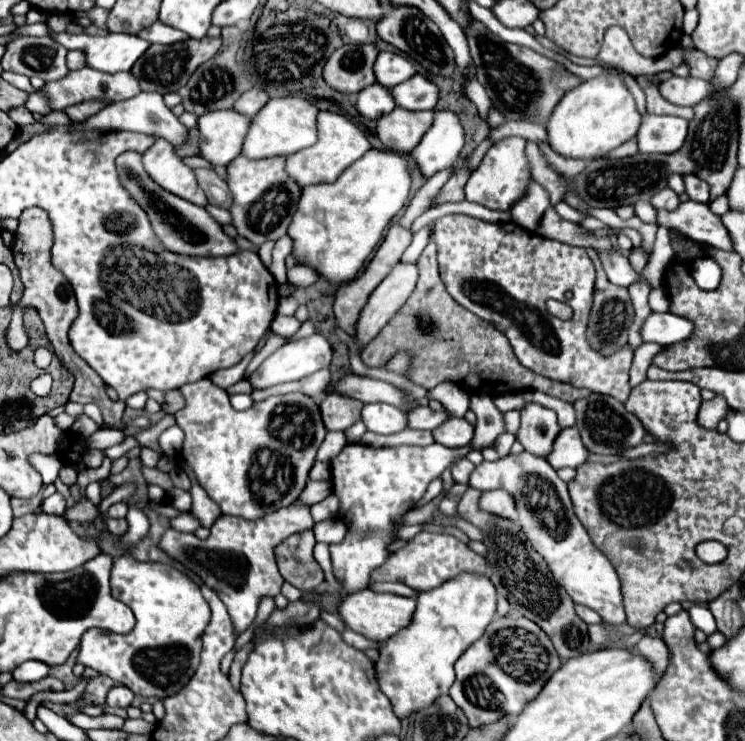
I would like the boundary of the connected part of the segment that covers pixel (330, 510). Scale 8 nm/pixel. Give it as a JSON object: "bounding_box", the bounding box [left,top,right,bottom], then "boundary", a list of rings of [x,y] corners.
{"bounding_box":[311,494,337,522],"boundary":[[[329,494],[323,502],[319,502],[311,508],[311,514],[313,514],[315,522],[321,522],[325,518],[335,516],[335,512],[337,512],[337,496],[335,494]]]}

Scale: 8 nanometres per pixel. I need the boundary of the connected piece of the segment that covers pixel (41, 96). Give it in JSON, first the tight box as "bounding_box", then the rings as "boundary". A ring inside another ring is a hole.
{"bounding_box":[27,90,51,114],"boundary":[[[35,90],[33,94],[29,94],[29,100],[27,100],[27,110],[31,112],[39,112],[39,114],[51,114],[51,104],[49,104],[49,98],[43,90]]]}

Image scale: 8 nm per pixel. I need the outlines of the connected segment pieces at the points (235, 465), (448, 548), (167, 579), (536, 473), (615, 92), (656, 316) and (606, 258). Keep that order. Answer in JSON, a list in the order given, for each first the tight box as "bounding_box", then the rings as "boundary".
[{"bounding_box":[175,378,327,518],"boundary":[[[209,378],[185,384],[179,390],[187,400],[187,406],[175,414],[177,426],[181,426],[185,432],[181,458],[193,468],[199,484],[207,490],[211,500],[219,504],[221,512],[241,518],[261,518],[283,506],[289,506],[295,500],[295,470],[311,470],[317,448],[327,434],[317,402],[295,392],[271,396],[245,412],[237,412],[229,404],[227,392],[215,386]]]},{"bounding_box":[371,532,487,592],"boundary":[[[421,532],[415,538],[407,542],[407,546],[399,548],[393,552],[393,558],[385,562],[385,566],[379,566],[373,570],[371,580],[375,582],[403,582],[411,586],[417,592],[425,592],[431,588],[441,586],[443,582],[457,578],[463,572],[471,574],[485,574],[487,572],[487,562],[481,554],[473,552],[465,542],[451,534],[441,534],[441,532]]]},{"bounding_box":[77,552,211,700],"boundary":[[[127,552],[113,562],[111,596],[121,600],[123,604],[127,604],[133,610],[133,614],[137,618],[135,628],[125,636],[107,634],[103,628],[89,628],[81,638],[81,650],[79,650],[77,662],[87,668],[97,670],[99,674],[113,678],[119,684],[125,684],[129,690],[133,690],[135,694],[145,696],[145,698],[163,700],[167,696],[177,694],[177,690],[181,690],[189,682],[189,678],[195,674],[195,670],[199,666],[201,634],[211,618],[211,608],[209,608],[207,600],[203,598],[199,584],[195,584],[195,580],[191,576],[187,576],[185,572],[181,572],[173,566],[167,566],[161,562],[137,562]]]},{"bounding_box":[469,452,625,624],"boundary":[[[521,452],[509,454],[507,458],[499,458],[495,462],[483,462],[471,474],[469,486],[481,492],[493,488],[509,490],[517,502],[519,522],[525,534],[529,534],[533,546],[537,546],[539,554],[549,562],[557,584],[561,584],[569,592],[573,602],[593,608],[605,624],[625,622],[621,584],[617,580],[617,574],[605,554],[601,554],[593,546],[591,538],[587,536],[587,530],[573,512],[571,498],[567,494],[567,484],[561,482],[557,472],[549,466],[545,458],[535,456],[531,452]]]},{"bounding_box":[547,76,641,162],"boundary":[[[599,76],[585,80],[561,98],[547,122],[547,140],[559,156],[591,162],[605,158],[611,150],[633,138],[639,126],[641,114],[625,84],[613,76]]]},{"bounding_box":[639,312,693,346],"boundary":[[[651,312],[639,330],[643,342],[655,342],[661,346],[681,342],[681,340],[689,338],[691,332],[693,332],[693,324],[689,320],[669,314],[669,312],[665,312],[665,314]]]},{"bounding_box":[599,248,639,286],"boundary":[[[611,248],[607,252],[599,252],[599,258],[601,258],[603,268],[605,268],[605,272],[607,272],[607,276],[609,276],[609,280],[613,284],[629,286],[629,284],[633,284],[639,278],[637,272],[631,268],[629,258],[623,256],[619,250]]]}]

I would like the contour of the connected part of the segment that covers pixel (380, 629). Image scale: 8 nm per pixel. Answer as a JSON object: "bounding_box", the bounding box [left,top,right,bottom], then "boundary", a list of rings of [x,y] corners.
{"bounding_box":[337,588,415,642],"boundary":[[[371,588],[347,594],[337,604],[337,614],[347,628],[351,628],[371,640],[377,640],[377,642],[385,642],[389,636],[393,636],[397,630],[401,630],[401,626],[407,626],[413,610],[415,610],[415,598],[397,596],[397,594],[389,594],[389,592],[373,592]]]}

